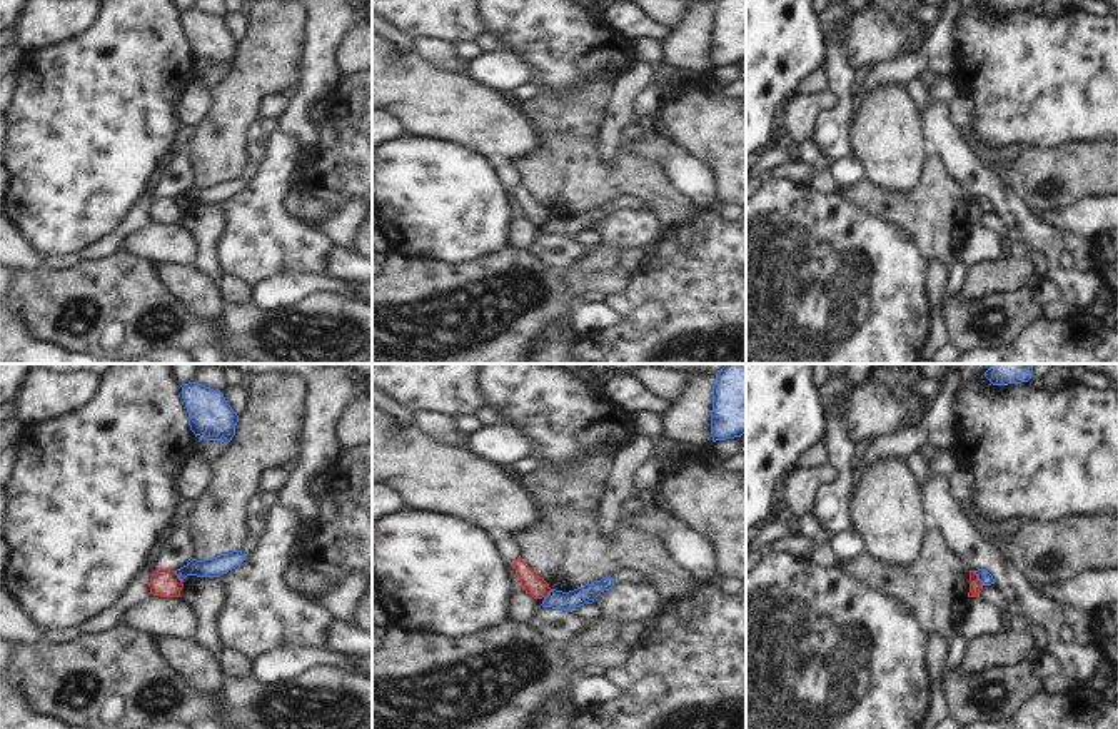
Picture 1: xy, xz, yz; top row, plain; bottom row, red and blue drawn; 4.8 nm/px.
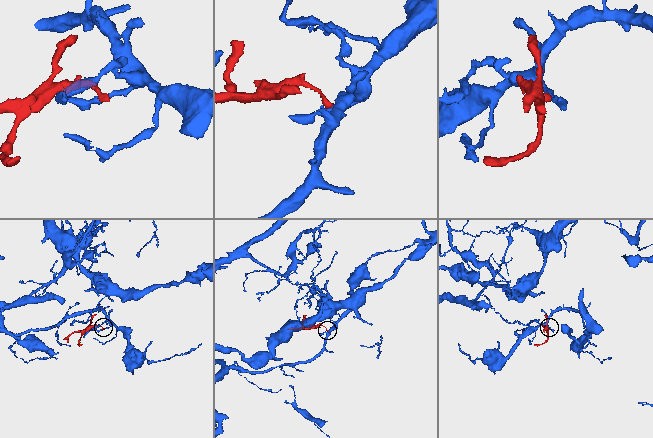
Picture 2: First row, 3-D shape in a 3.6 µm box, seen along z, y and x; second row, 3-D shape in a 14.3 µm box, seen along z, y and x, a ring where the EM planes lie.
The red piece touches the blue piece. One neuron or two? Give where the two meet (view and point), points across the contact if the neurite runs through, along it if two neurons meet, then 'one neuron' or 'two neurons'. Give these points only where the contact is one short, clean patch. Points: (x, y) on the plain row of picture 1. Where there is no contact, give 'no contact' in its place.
contact yz (976, 204); border yz (973, 197), (985, 211); two neurons

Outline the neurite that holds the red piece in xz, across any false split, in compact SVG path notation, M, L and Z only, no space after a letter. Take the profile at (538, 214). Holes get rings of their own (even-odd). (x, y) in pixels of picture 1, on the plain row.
M519 184L514 187L516 202L521 207L522 217L531 220L534 225L547 224L552 217L549 210L534 200L531 194L526 192L526 189Z

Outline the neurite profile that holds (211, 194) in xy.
M232 177L205 187L192 185L187 192L177 195L175 200L180 207L184 207L187 202L220 204L222 200L235 195L245 185L247 180L242 180L240 177Z

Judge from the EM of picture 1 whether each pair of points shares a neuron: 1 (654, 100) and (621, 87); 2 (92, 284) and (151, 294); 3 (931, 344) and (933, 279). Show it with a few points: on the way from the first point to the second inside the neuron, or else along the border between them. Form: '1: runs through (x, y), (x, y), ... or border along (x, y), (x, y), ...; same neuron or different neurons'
1: border along (649, 84), (634, 99), (633, 114); different neurons
2: runs through (107, 294), (135, 294); same neuron
3: runs through (936, 327), (936, 296); same neuron

